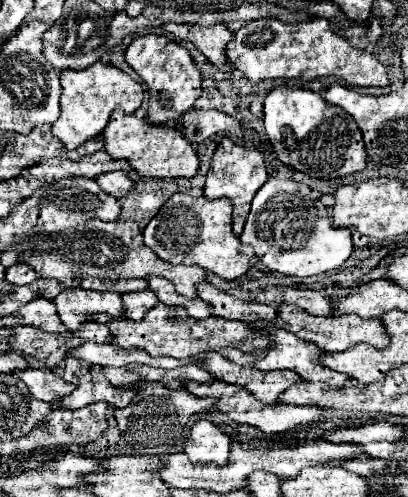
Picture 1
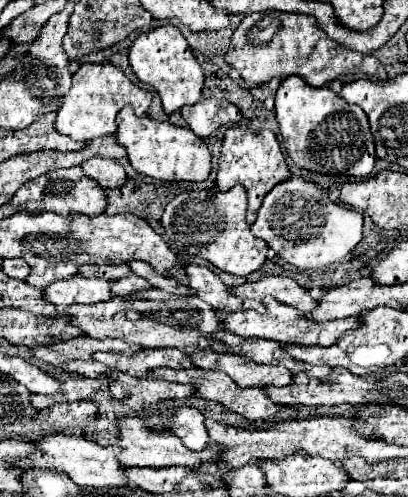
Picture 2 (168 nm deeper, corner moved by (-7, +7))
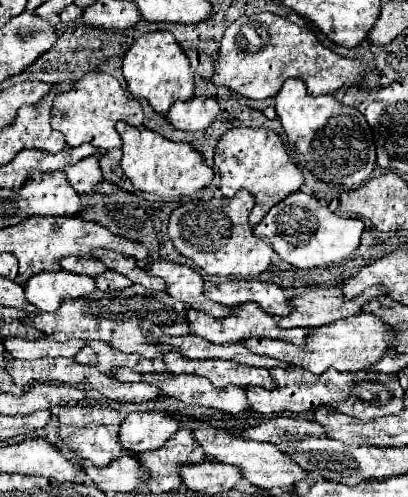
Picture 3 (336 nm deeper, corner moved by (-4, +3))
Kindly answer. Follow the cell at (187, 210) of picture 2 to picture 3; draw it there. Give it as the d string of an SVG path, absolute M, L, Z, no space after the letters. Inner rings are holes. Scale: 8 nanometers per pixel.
M238 191L232 199L228 197L214 197L210 201L190 201L184 203L176 209L176 213L170 215L168 223L168 235L174 243L174 247L188 259L194 261L194 265L208 275L218 275L218 277L228 277L228 279L252 279L260 275L262 271L268 269L272 263L272 247L266 241L256 239L252 233L252 227L248 223L248 215L254 207L254 197L248 191Z

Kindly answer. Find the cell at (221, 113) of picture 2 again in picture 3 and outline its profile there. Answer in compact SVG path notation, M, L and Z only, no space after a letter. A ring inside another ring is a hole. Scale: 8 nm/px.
M192 97L188 101L176 101L166 113L166 119L180 131L204 131L218 117L220 107L210 97Z

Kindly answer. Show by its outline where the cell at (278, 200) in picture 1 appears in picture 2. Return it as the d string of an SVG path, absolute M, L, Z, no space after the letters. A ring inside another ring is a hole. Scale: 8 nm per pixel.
M289 177L263 199L251 233L263 239L281 259L303 271L323 269L349 255L361 241L363 215L329 201L327 191L303 177Z

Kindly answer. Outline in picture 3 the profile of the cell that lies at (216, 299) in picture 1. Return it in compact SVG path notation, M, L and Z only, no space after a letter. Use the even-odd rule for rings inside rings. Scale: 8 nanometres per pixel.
M152 261L152 265L148 265L146 273L162 277L166 281L166 293L170 297L182 301L190 309L204 311L212 317L226 317L228 313L232 313L230 307L212 303L204 297L202 277L200 277L198 271L194 271L188 265L170 263L170 261Z

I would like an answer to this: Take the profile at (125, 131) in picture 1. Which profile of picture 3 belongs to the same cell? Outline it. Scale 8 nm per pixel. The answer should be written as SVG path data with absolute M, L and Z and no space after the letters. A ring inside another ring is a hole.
M118 123L116 127L124 143L122 145L124 155L120 165L138 191L156 193L166 199L190 197L202 187L210 185L210 181L214 179L214 171L204 163L202 155L192 149L192 145L168 141L154 131L148 131L144 127L130 127L128 123Z

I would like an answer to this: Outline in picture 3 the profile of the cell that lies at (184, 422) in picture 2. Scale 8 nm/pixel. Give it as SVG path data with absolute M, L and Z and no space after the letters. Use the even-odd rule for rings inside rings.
M130 413L118 433L120 445L130 451L150 451L164 447L166 439L170 439L176 429L178 421L172 419L168 413Z

